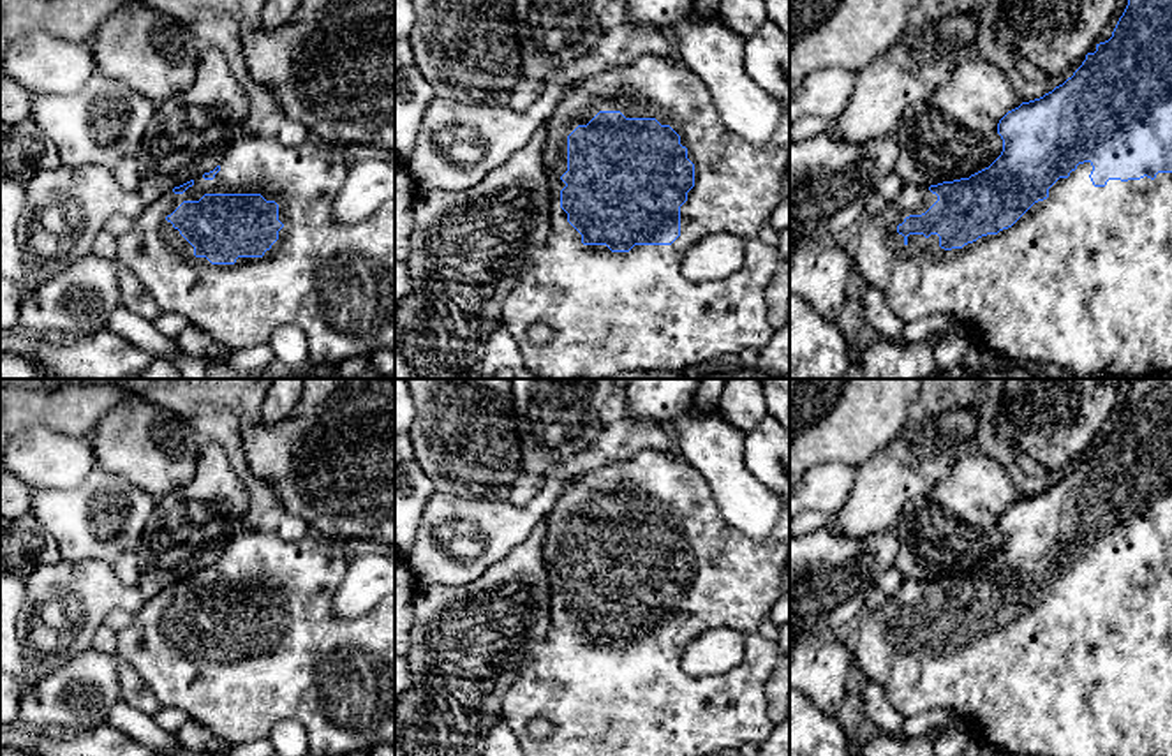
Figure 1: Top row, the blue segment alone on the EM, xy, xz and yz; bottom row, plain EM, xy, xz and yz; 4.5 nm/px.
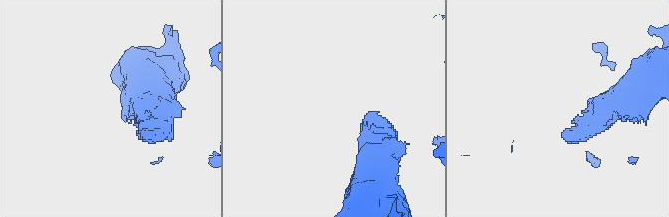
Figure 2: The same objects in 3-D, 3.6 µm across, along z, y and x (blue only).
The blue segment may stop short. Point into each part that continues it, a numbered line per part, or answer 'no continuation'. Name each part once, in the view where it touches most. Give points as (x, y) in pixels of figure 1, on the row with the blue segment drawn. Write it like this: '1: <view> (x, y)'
1: xz (608, 312)

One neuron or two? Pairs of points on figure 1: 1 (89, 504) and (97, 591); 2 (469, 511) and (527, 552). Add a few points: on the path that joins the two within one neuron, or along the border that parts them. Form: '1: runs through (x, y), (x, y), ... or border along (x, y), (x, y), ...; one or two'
1: border along (62, 555), (69, 561), (103, 561), (113, 568); two
2: border along (543, 517), (522, 541), (485, 571); two

